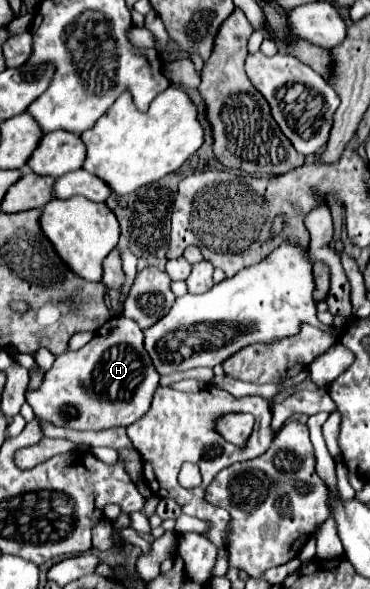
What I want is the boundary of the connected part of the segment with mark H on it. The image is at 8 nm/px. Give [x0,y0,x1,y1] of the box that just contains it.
[26,315,160,431]

